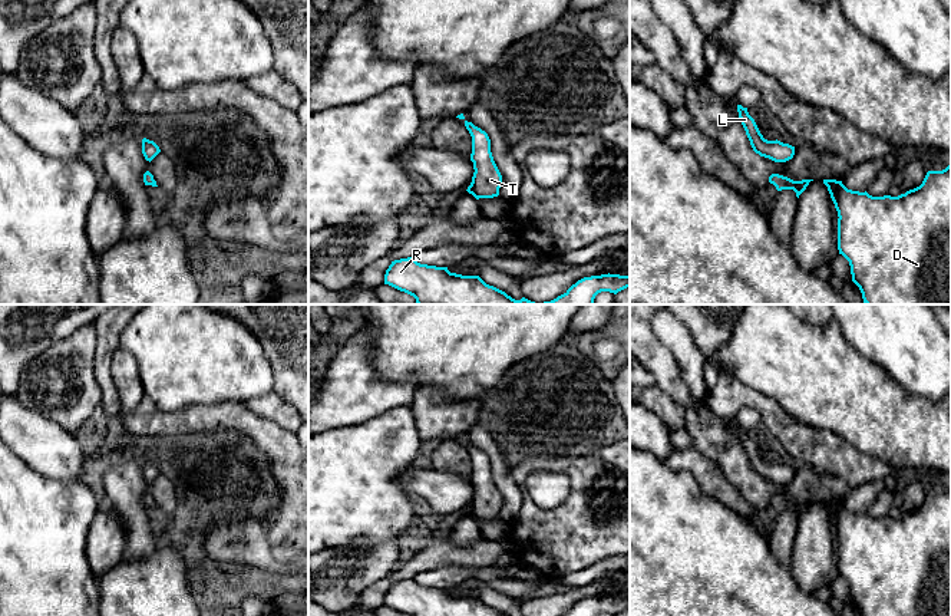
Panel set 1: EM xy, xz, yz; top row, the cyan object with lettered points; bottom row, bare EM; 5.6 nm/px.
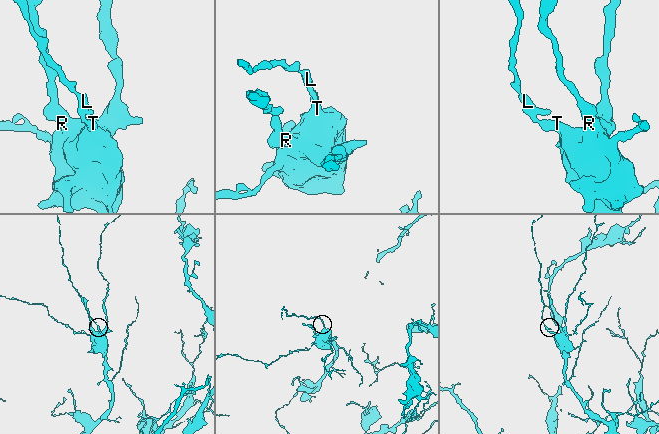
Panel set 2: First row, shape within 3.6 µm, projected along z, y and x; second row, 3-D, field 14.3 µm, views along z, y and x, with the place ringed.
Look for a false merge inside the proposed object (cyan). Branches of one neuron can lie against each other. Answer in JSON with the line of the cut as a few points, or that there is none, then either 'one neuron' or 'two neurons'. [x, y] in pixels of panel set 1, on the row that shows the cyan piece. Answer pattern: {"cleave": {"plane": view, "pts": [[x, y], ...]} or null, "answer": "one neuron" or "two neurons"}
{"cleave": null, "answer": "one neuron"}

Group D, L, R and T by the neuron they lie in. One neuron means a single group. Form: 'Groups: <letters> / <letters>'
Groups: D L R T

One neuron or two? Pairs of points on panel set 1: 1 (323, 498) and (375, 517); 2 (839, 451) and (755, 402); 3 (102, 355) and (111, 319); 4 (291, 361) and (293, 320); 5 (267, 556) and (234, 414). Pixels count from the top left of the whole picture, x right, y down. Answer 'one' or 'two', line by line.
1: one
2: one
3: one
4: one
5: one

